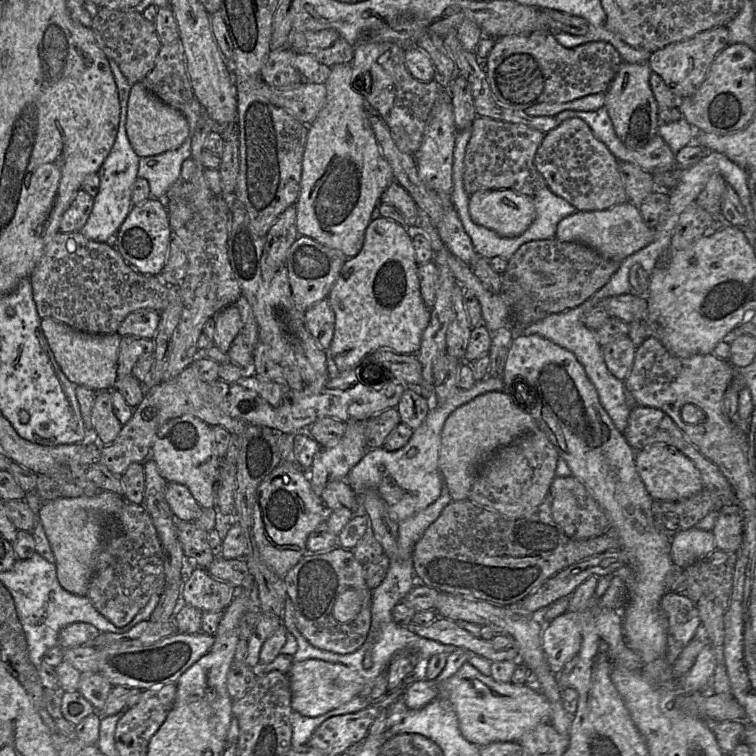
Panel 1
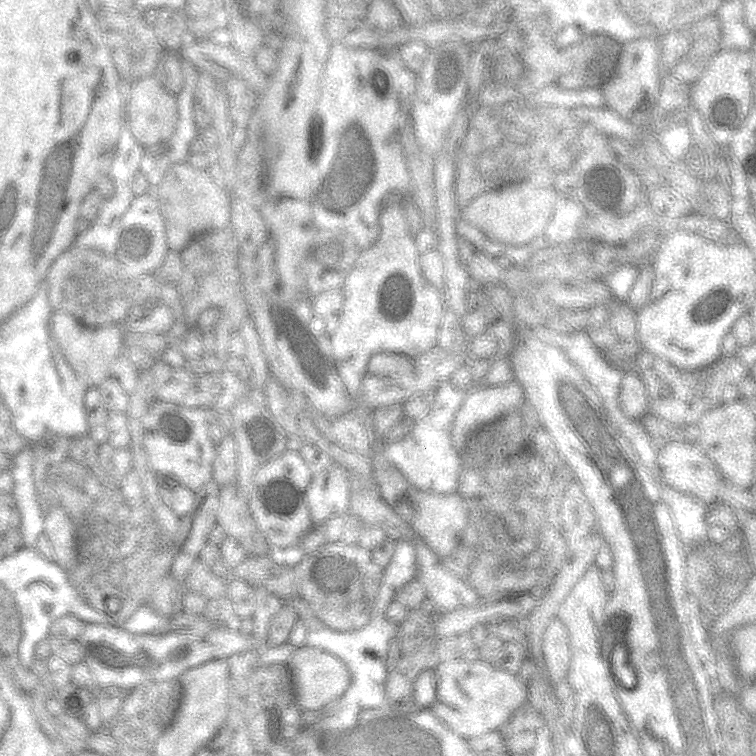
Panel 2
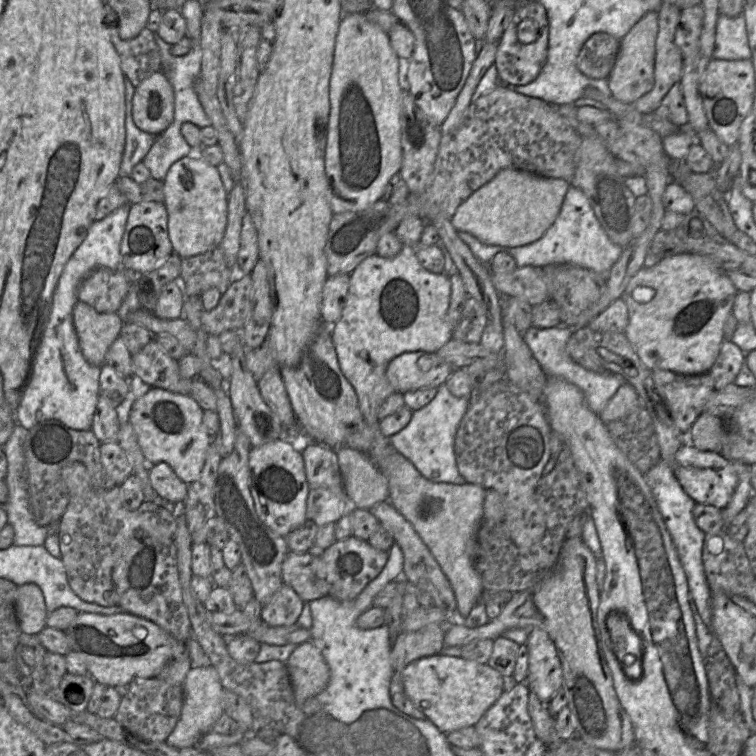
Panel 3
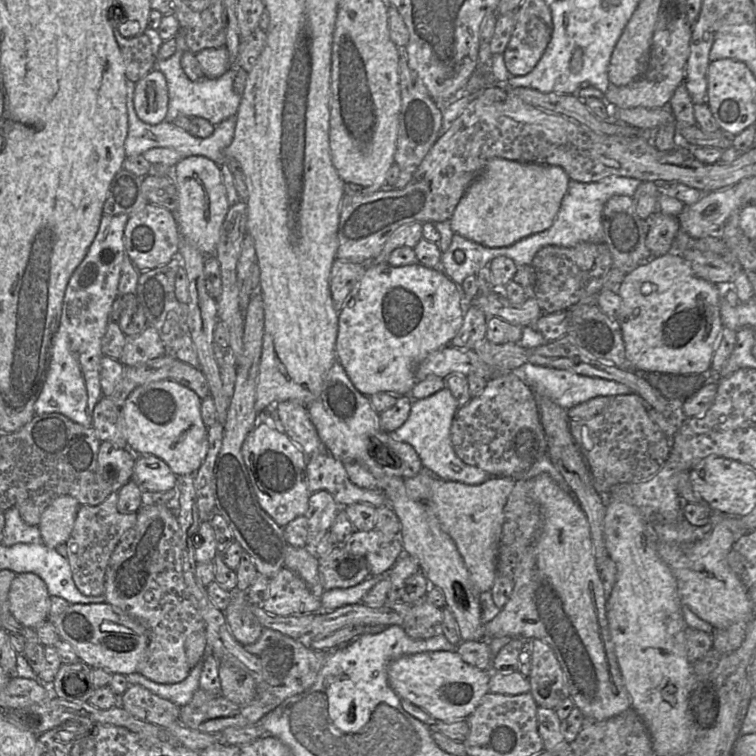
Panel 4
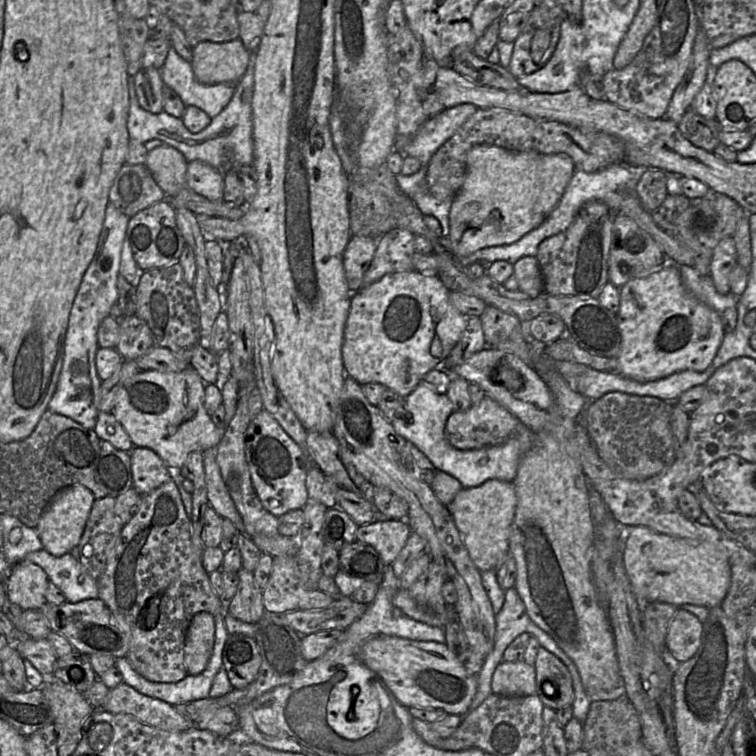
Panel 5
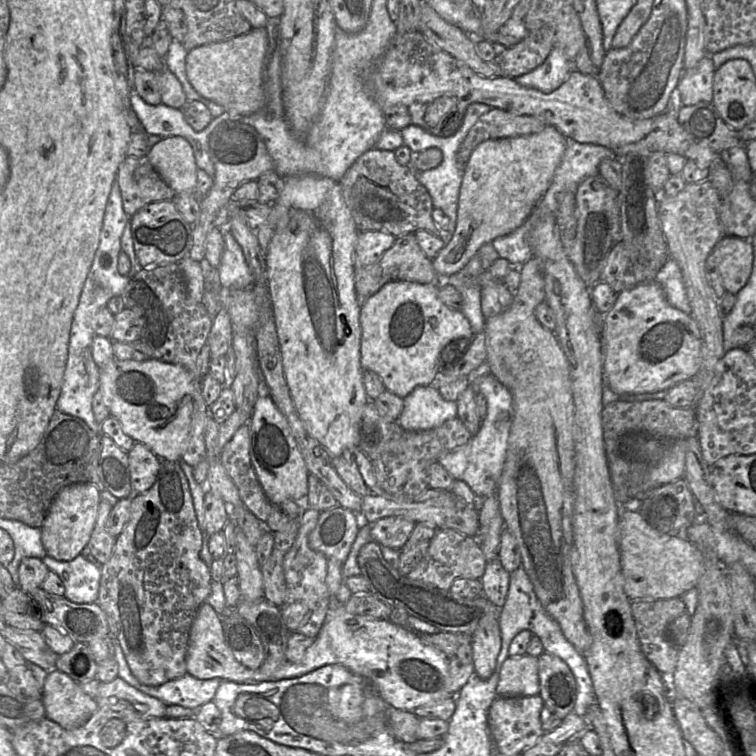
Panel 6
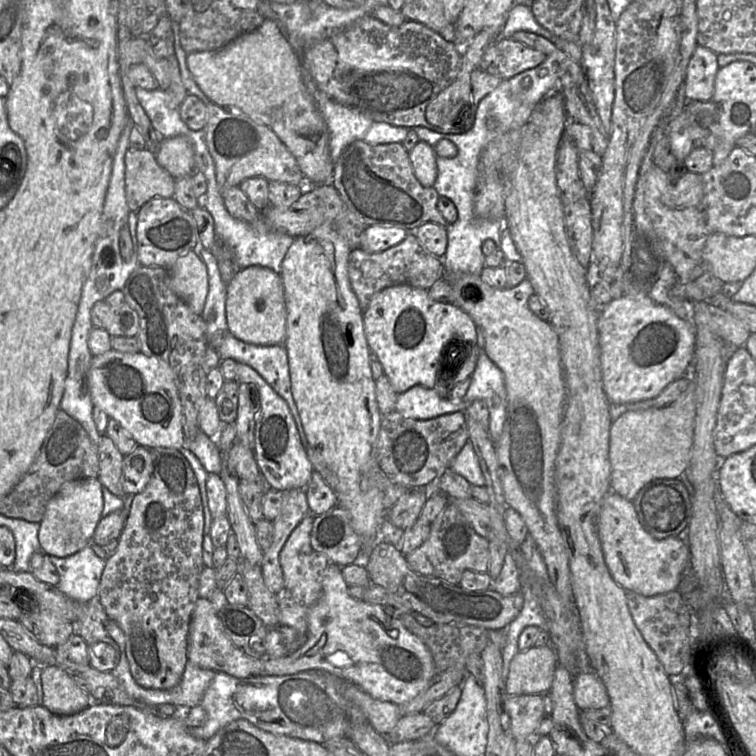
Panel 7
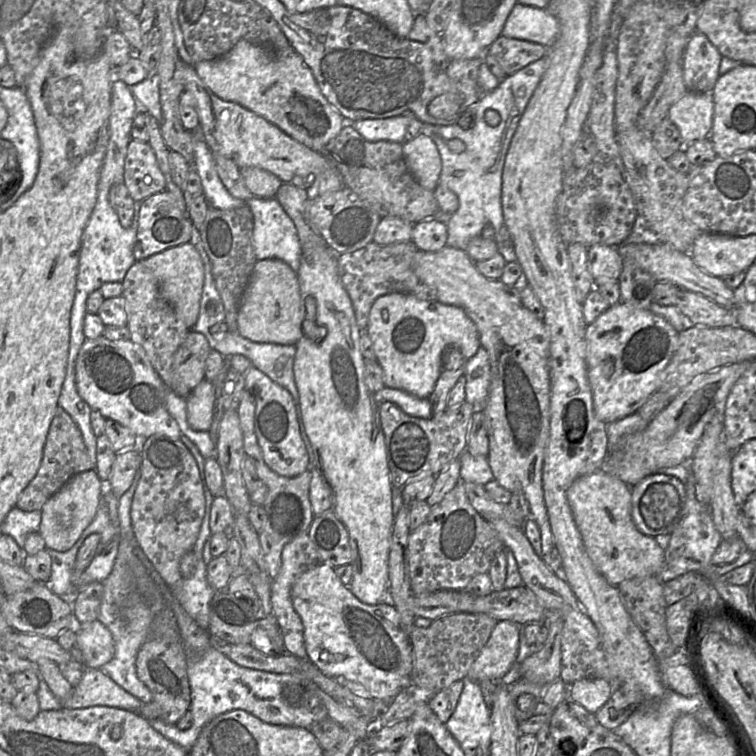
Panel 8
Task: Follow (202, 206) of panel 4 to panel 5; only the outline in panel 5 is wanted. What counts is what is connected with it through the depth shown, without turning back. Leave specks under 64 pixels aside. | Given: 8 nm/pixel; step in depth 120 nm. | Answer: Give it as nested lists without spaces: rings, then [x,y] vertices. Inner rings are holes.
[[[203,161],[188,163],[186,186],[210,201],[222,201],[224,198],[223,172]]]

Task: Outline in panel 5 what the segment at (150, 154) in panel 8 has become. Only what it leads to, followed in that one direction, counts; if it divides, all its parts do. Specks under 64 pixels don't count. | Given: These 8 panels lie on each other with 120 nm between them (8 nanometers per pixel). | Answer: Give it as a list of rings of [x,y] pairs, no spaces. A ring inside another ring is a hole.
[[[124,164],[109,191],[109,202],[123,214],[133,217],[151,205],[167,200],[146,164]]]

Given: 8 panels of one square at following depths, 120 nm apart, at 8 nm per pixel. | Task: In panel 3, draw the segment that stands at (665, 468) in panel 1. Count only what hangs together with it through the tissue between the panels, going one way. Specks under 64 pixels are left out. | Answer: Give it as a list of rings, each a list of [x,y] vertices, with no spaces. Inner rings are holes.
[[[689,440],[676,452],[673,472],[695,503],[712,505],[720,510],[729,504],[738,483],[736,465],[733,461],[719,453],[699,450]]]

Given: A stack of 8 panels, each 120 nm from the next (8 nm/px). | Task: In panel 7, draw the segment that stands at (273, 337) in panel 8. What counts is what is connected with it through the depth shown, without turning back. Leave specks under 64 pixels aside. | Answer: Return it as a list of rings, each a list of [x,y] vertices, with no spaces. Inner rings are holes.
[[[259,265],[240,269],[227,285],[226,319],[227,331],[243,342],[262,346],[283,345],[287,311],[280,275]]]

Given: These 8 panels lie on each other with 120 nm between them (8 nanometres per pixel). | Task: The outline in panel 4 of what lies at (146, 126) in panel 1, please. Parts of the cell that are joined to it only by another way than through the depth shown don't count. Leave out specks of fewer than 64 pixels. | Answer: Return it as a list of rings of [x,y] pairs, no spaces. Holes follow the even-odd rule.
[[[159,69],[151,70],[136,82],[134,108],[140,120],[156,125],[163,122],[168,111],[168,87]]]

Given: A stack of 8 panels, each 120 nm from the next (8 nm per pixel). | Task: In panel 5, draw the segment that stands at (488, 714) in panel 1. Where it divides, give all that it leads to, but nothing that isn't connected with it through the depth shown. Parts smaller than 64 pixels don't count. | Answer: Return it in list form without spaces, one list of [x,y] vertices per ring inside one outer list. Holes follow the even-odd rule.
[[[378,635],[361,646],[358,656],[362,663],[381,677],[396,699],[408,709],[414,706],[441,709],[448,714],[459,716],[464,716],[470,711],[478,687],[477,675],[469,674],[458,660],[458,655],[453,653],[445,643]]]

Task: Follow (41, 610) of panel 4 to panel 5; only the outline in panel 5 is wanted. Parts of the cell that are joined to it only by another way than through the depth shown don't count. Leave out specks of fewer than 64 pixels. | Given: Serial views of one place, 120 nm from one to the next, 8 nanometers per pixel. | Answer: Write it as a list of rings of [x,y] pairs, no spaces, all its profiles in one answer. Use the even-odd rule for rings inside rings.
[[[22,560],[8,572],[6,597],[22,610],[41,609],[47,602],[48,579],[42,567]]]

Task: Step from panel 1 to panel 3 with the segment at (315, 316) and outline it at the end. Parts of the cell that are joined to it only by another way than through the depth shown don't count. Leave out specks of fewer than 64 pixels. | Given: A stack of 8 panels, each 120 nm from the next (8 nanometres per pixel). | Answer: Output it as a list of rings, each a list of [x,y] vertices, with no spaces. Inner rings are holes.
[[[341,274],[327,278],[322,289],[320,313],[323,323],[334,324],[342,314],[349,290],[350,275]]]

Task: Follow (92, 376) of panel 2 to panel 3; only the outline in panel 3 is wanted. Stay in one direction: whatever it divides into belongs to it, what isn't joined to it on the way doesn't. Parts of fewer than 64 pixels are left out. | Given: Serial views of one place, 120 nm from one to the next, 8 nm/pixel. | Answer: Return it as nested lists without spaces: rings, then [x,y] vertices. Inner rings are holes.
[[[78,301],[73,308],[73,324],[80,350],[88,363],[101,367],[111,344],[120,336],[123,322],[115,313],[99,313]]]

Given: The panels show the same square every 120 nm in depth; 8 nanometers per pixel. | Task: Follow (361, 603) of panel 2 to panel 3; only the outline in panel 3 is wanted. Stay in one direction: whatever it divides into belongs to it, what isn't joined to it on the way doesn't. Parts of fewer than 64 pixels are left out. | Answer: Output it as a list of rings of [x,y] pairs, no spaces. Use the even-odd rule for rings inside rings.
[[[354,536],[316,553],[319,554],[316,575],[330,584],[329,596],[340,601],[355,599],[382,572],[388,560],[388,551],[377,550],[368,541]]]

